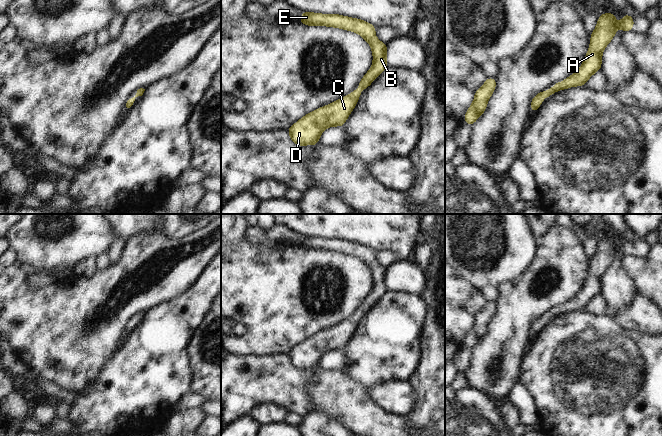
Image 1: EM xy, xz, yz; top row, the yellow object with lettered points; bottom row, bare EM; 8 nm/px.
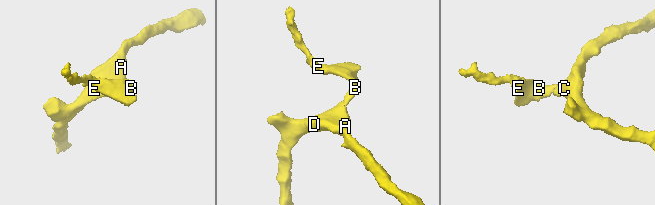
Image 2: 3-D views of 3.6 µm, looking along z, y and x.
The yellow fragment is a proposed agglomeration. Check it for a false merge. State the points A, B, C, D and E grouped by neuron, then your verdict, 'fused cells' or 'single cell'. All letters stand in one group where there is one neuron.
A B C D E; single cell

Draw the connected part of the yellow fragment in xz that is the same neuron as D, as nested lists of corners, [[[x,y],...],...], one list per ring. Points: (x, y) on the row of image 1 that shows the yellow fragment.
[[[302,12],[299,23],[308,26],[329,26],[356,32],[366,40],[373,53],[373,64],[359,82],[359,89],[348,96],[338,99],[313,112],[308,113],[298,122],[291,125],[288,133],[293,143],[299,146],[317,145],[322,132],[331,126],[343,128],[345,121],[355,108],[361,91],[369,85],[387,68],[387,44],[380,42],[376,35],[376,27],[366,21],[341,16],[339,14],[320,14]]]

